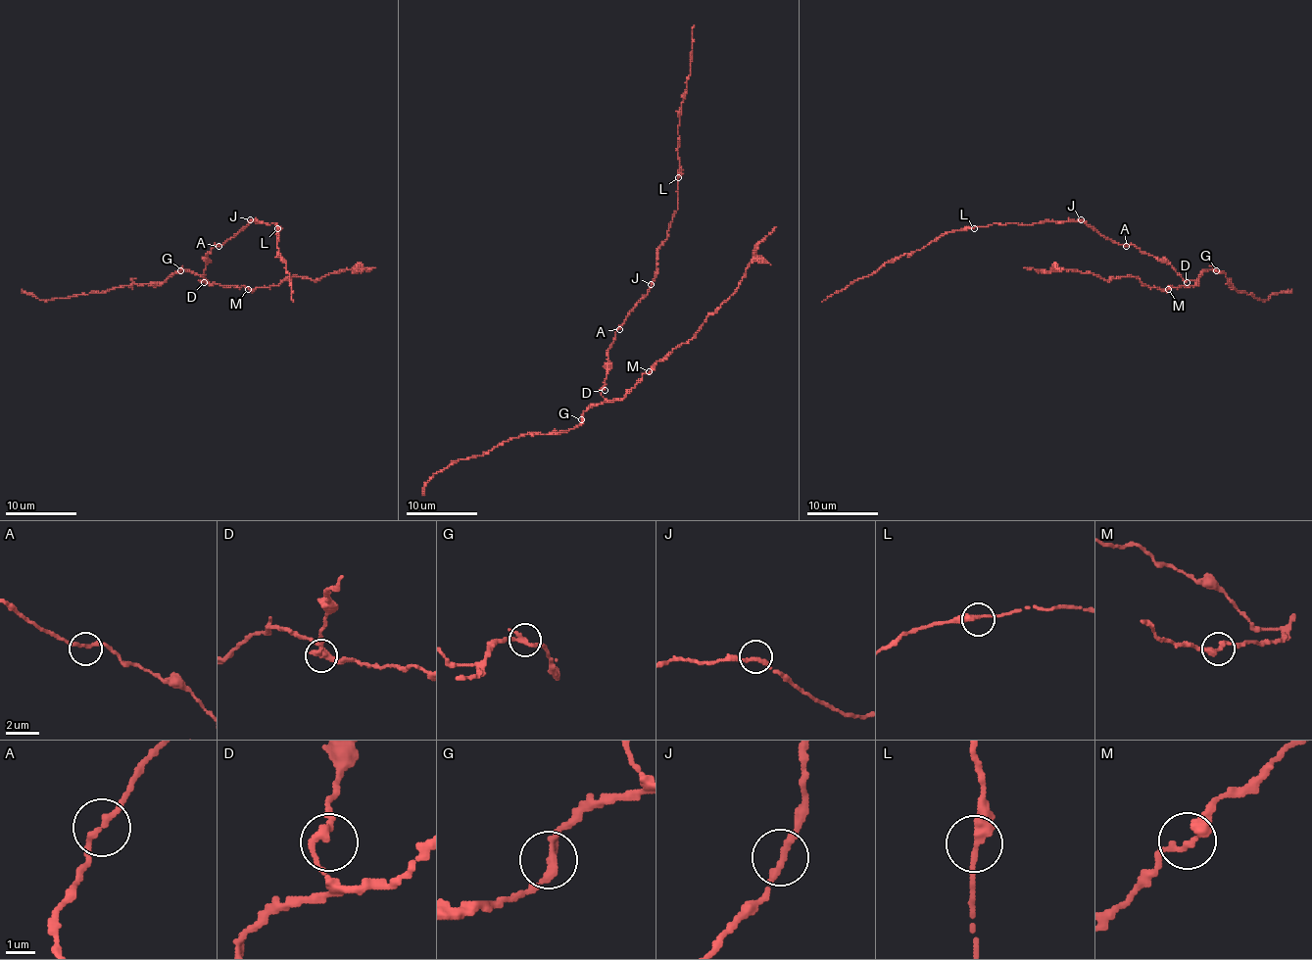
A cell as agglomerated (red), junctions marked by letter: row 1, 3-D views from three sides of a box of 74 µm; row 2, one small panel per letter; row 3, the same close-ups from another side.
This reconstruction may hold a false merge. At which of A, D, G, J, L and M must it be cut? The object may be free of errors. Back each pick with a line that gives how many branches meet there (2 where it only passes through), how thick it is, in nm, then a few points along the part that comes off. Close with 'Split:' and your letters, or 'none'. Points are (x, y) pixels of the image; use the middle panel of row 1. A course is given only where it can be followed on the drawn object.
Split: none

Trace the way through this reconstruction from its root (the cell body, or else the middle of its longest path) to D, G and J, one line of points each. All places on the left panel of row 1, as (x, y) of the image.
D: (218, 245), (208, 254), (204, 282)
G: (218, 245), (208, 254), (204, 278), (200, 280), (204, 280), (195, 273), (180, 269)
J: (218, 245), (236, 235), (250, 219)

